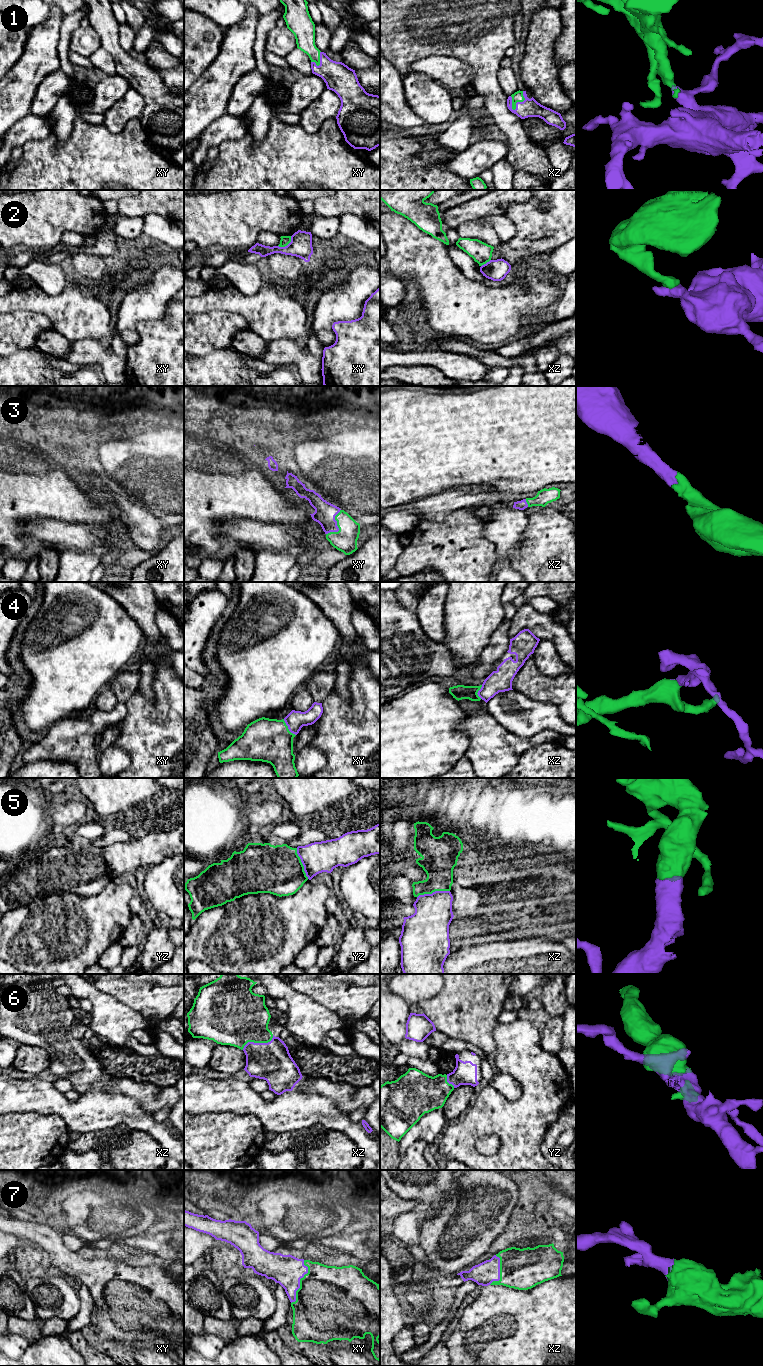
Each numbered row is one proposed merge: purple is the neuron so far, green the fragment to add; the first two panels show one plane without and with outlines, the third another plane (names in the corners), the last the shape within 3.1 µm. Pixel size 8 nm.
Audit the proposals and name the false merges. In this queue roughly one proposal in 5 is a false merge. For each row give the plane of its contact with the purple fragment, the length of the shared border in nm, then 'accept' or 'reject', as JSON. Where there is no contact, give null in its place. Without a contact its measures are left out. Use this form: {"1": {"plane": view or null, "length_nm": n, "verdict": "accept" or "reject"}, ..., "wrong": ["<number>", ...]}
{"1": {"plane": "xz", "length_nm": 180, "verdict": "accept"}, "2": {"plane": "xy", "length_nm": 140, "verdict": "reject"}, "3": {"plane": "xy", "length_nm": 240, "verdict": "accept"}, "4": {"plane": "xy", "length_nm": 170, "verdict": "accept"}, "5": {"plane": "xz", "length_nm": 280, "verdict": "accept"}, "6": {"plane": "xz", "length_nm": 280, "verdict": "accept"}, "7": {"plane": "xy", "length_nm": 360, "verdict": "accept"}, "wrong": ["2"]}

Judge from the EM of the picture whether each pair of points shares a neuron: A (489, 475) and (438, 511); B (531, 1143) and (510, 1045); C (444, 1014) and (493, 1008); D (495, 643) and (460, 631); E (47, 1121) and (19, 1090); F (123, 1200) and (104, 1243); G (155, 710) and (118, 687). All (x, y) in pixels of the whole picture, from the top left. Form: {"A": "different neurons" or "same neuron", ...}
{"A": "different neurons", "B": "same neuron", "C": "same neuron", "D": "different neurons", "E": "different neurons", "F": "different neurons", "G": "different neurons"}

